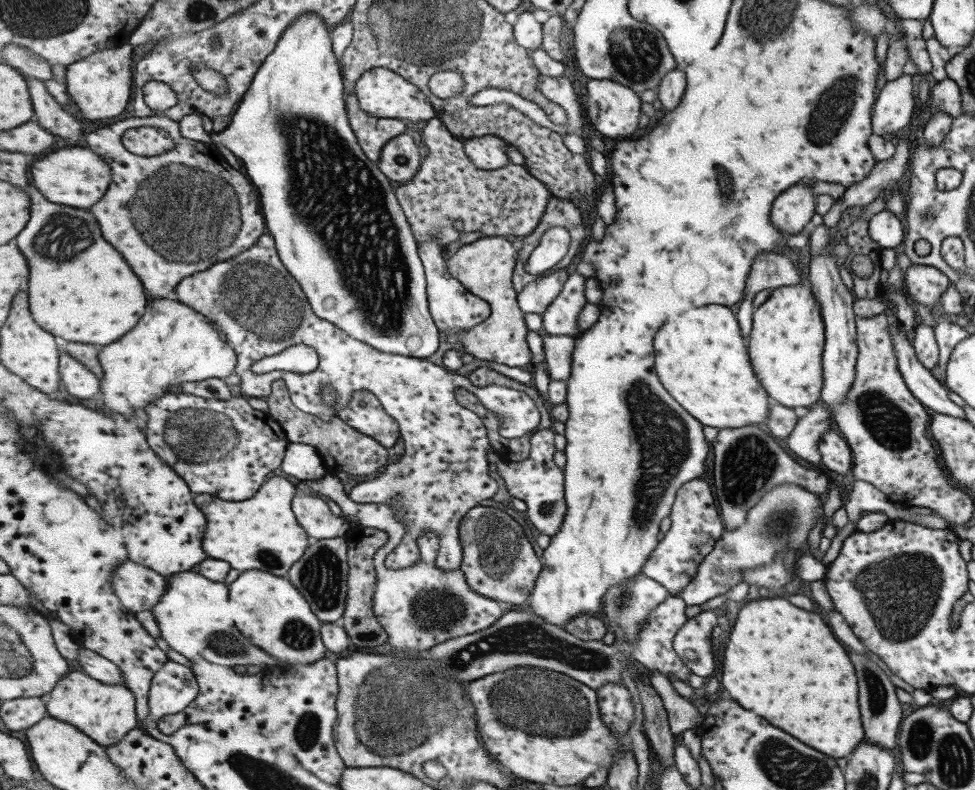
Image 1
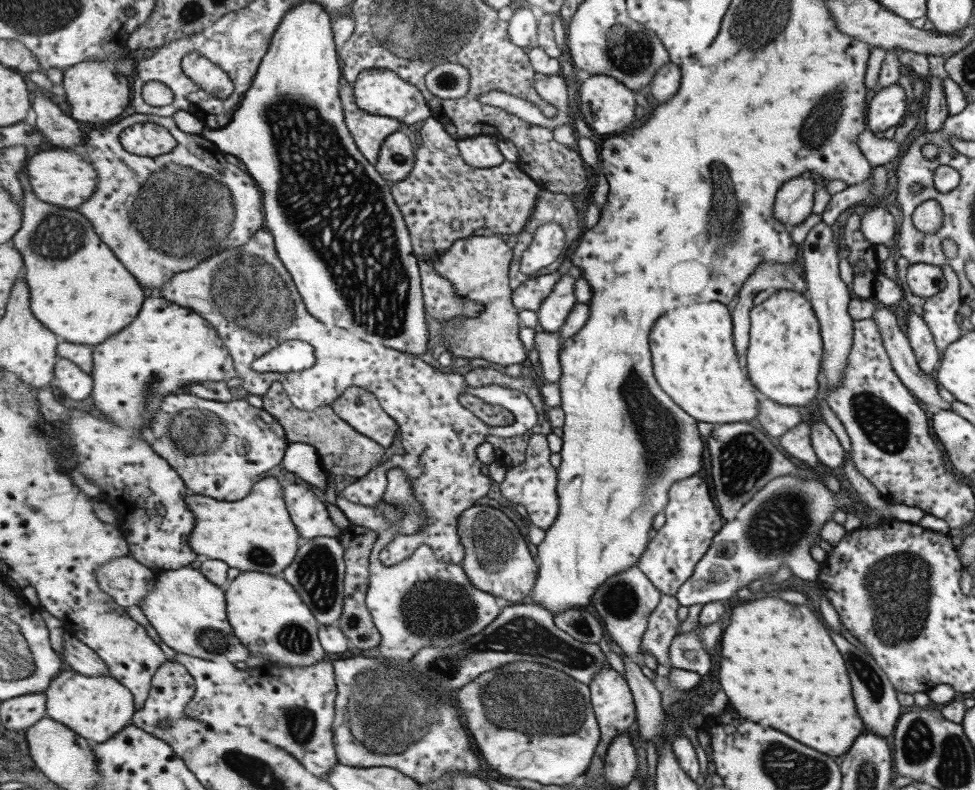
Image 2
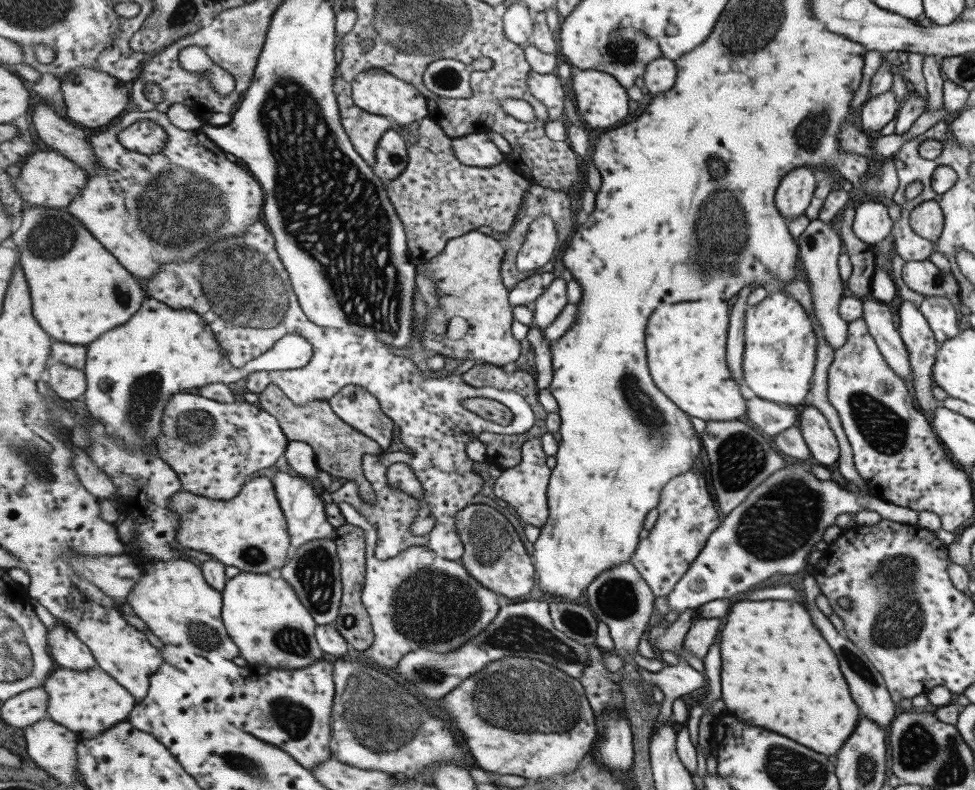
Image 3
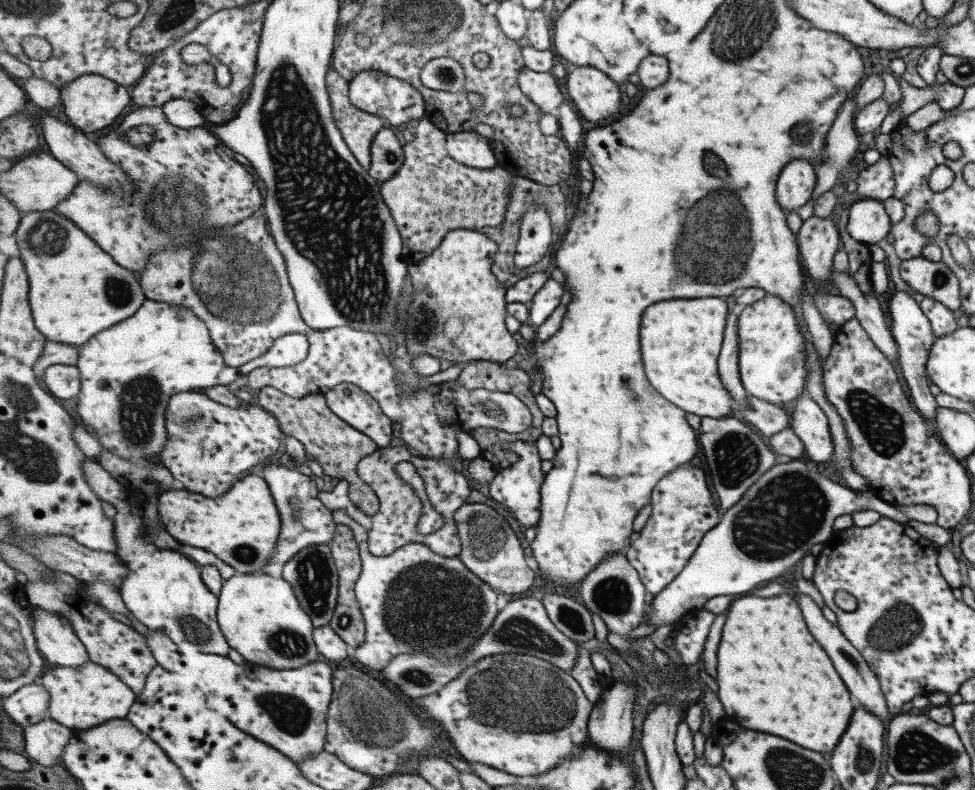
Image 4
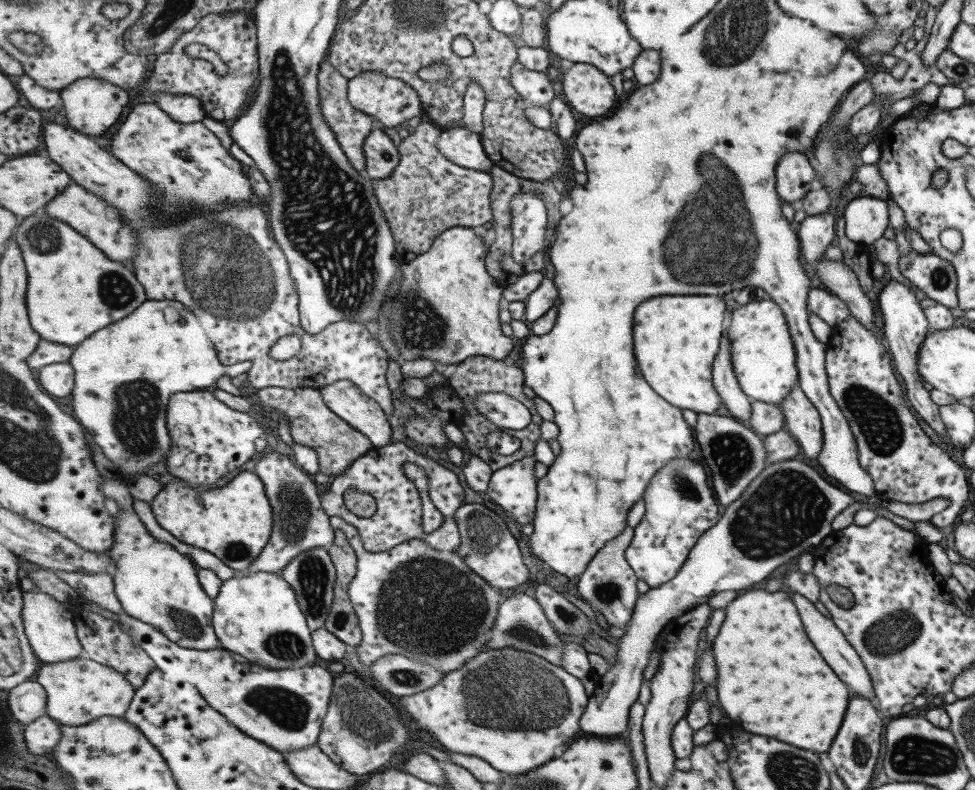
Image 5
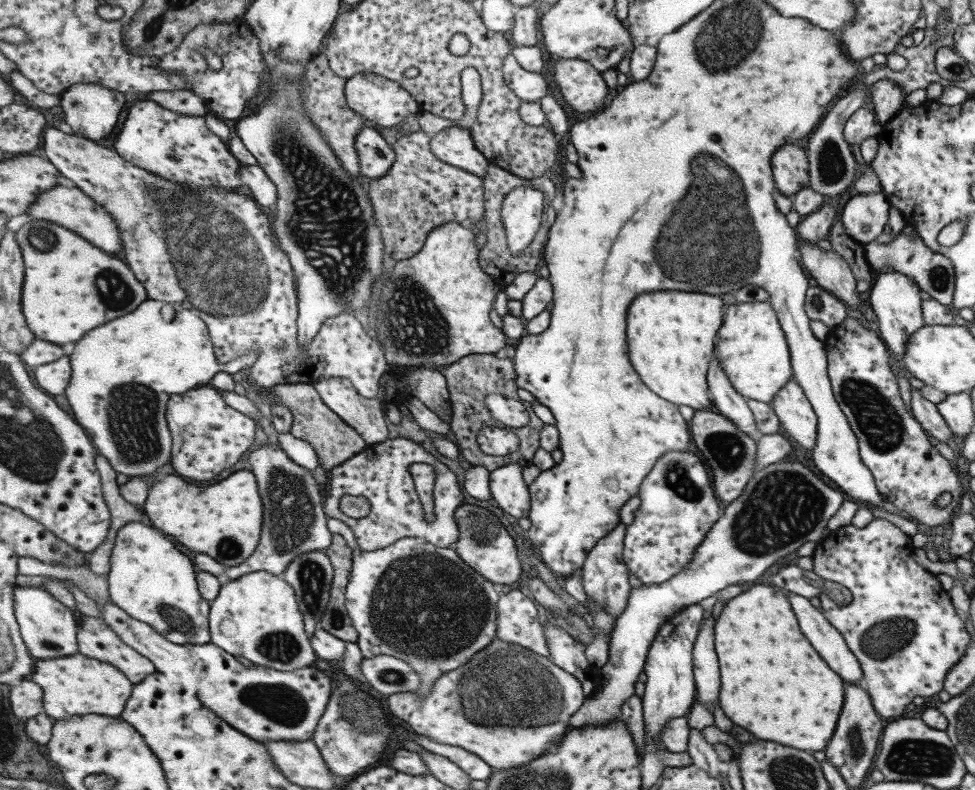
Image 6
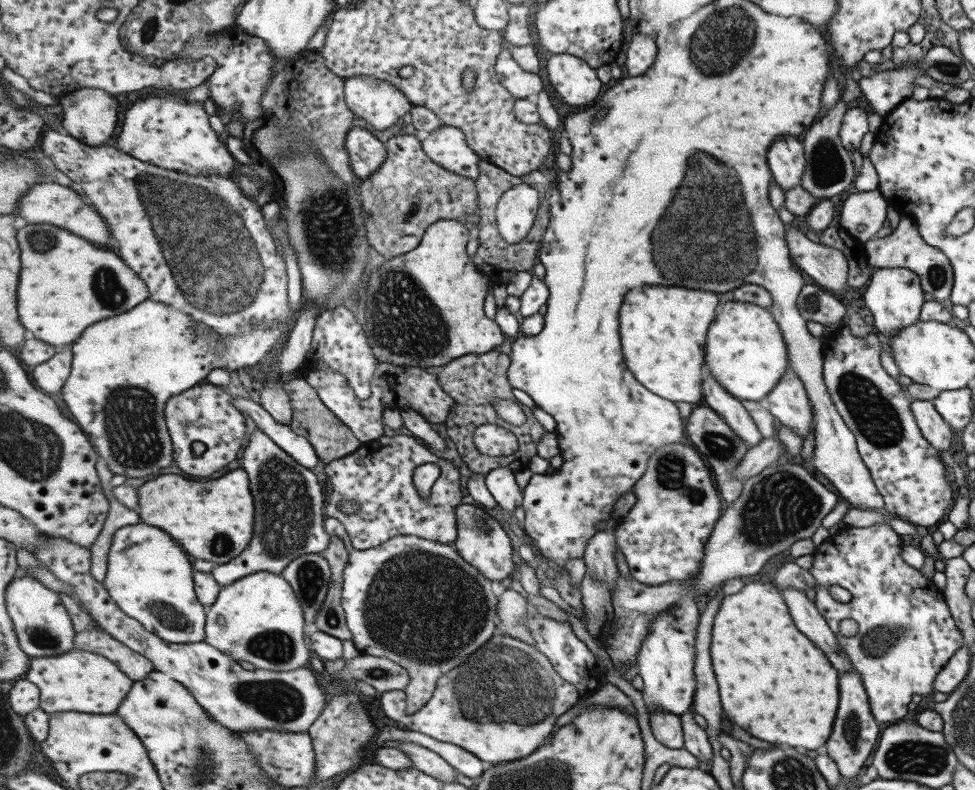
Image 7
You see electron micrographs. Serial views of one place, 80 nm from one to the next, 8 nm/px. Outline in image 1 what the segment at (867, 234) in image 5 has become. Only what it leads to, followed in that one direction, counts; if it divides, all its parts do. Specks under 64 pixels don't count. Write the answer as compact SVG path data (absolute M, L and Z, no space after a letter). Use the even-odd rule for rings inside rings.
M883 209L867 220L867 234L879 246L892 249L902 243L904 232L899 219Z

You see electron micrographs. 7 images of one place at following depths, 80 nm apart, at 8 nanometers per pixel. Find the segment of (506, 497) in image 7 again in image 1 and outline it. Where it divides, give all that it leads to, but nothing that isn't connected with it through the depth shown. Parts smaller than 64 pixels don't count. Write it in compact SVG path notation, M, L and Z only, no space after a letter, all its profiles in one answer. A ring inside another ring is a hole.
M546 429L536 432L531 438L532 450L528 460L523 462L502 461L493 451L487 449L487 460L489 464L494 464L497 473L502 477L505 488L510 497L523 501L527 510L530 522L539 532L552 537L557 534L562 527L567 514L567 499L565 499L565 470L555 466L555 431Z

